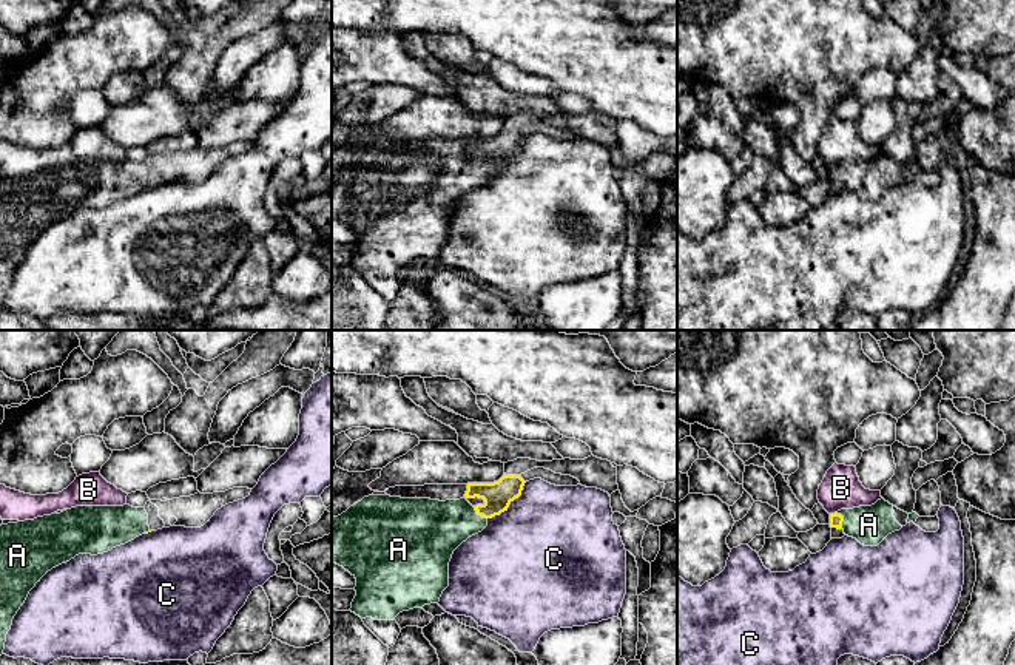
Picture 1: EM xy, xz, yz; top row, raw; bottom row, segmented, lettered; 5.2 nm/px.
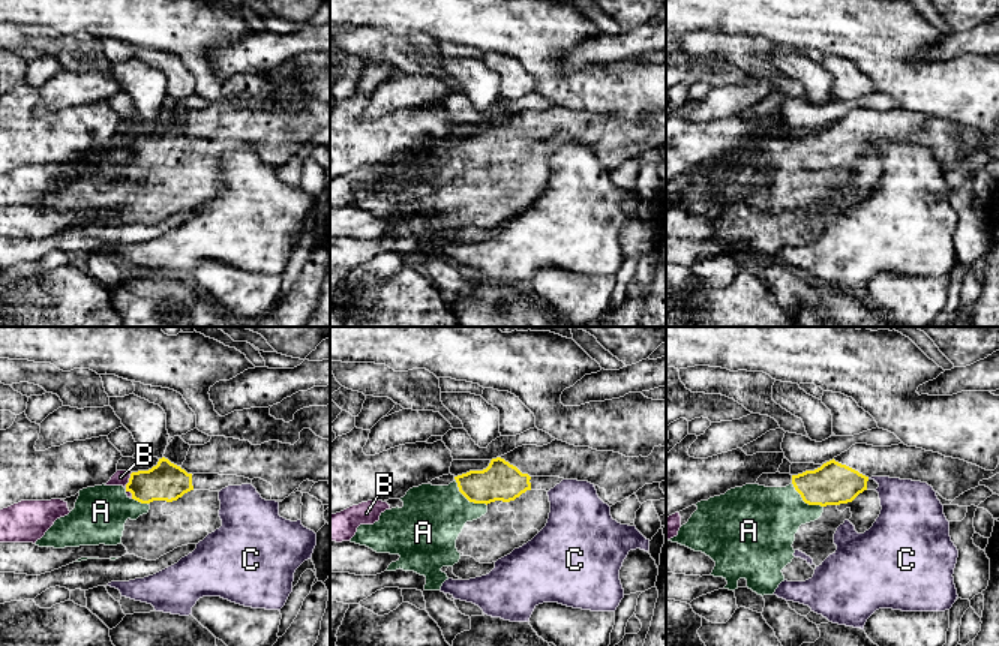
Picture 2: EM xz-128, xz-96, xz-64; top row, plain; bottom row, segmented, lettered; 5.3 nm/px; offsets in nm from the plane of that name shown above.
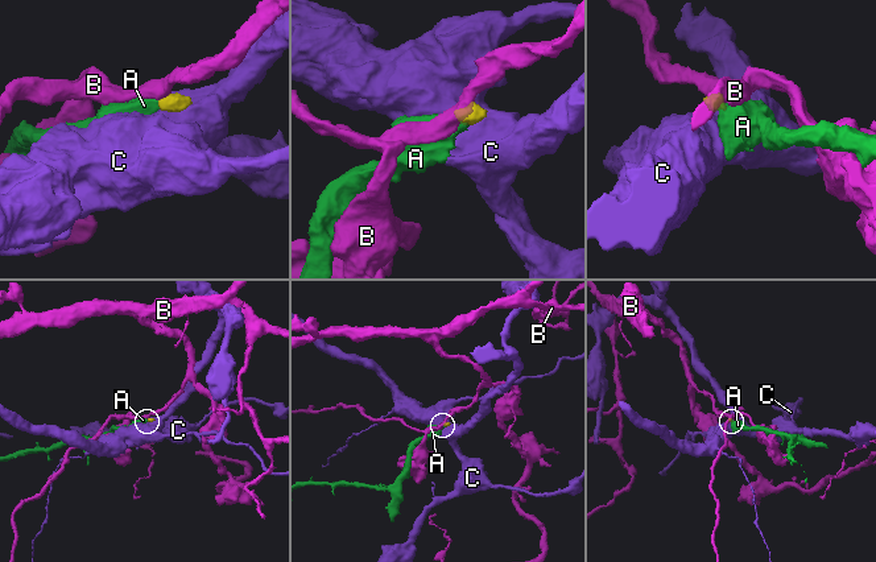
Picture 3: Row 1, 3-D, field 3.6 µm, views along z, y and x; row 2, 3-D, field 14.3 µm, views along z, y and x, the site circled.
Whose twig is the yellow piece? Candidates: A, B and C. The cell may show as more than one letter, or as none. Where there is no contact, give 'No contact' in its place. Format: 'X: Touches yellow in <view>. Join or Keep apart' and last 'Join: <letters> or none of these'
A: Touches yellow in yz. Join
B: Touches yellow in yz. Keep apart
C: Touches yellow in xz. Keep apart
Join: A

